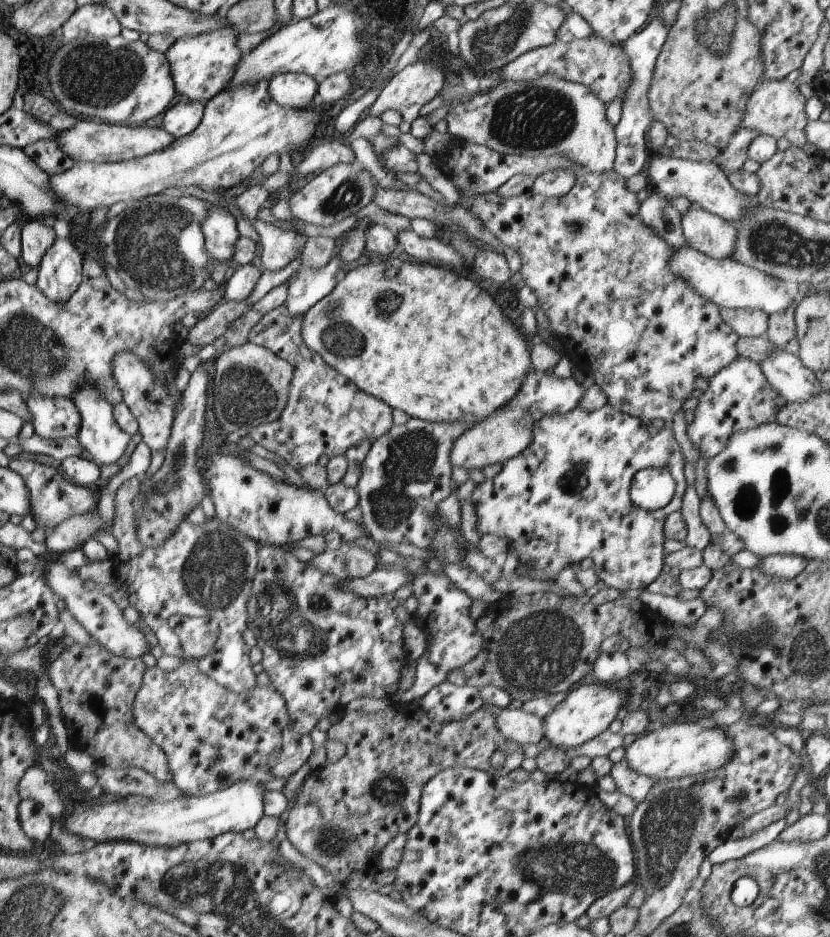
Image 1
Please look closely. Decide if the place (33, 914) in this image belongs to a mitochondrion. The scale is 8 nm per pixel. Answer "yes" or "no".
yes

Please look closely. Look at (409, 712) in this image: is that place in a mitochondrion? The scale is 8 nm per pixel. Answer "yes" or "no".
no

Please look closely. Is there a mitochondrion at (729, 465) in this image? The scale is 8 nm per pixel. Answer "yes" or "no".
yes

